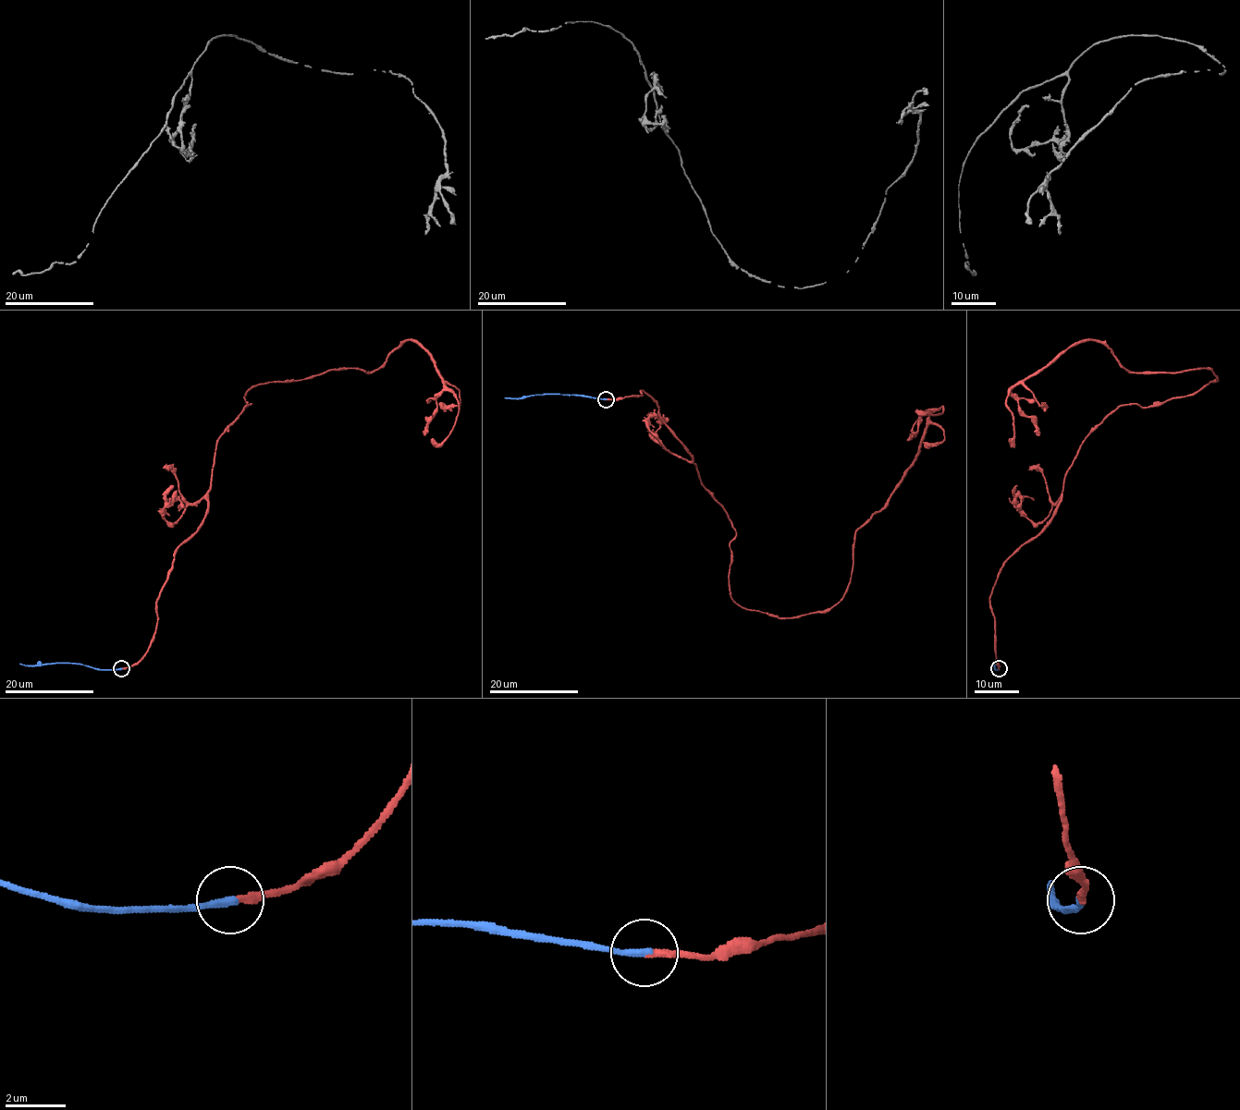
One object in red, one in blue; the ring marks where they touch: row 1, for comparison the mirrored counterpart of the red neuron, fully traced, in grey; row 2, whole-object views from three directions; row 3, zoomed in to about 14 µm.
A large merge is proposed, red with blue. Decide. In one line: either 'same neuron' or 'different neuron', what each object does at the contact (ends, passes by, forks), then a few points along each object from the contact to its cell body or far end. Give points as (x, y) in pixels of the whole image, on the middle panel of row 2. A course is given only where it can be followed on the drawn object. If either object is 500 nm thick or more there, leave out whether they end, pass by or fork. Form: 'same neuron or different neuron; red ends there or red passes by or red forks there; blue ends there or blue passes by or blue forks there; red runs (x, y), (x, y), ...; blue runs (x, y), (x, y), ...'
same neuron; red ends there; blue ends there; red runs (606, 399), (656, 402), (731, 523), (730, 597), (786, 617), (840, 600), (854, 532), (942, 407), (914, 411); blue runs (606, 399), (576, 395), (505, 397)

